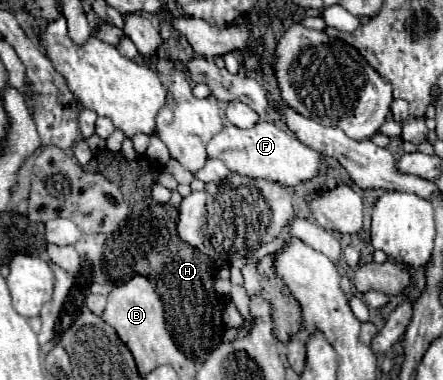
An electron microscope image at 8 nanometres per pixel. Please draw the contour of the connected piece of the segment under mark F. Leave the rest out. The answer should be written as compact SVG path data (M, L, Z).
M257 122L253 128L241 130L233 124L227 124L207 146L209 158L223 160L233 172L249 176L249 178L265 178L271 182L279 182L283 186L295 186L299 182L315 178L319 172L331 170L325 156L297 138L293 138L289 132L281 130L273 122Z

